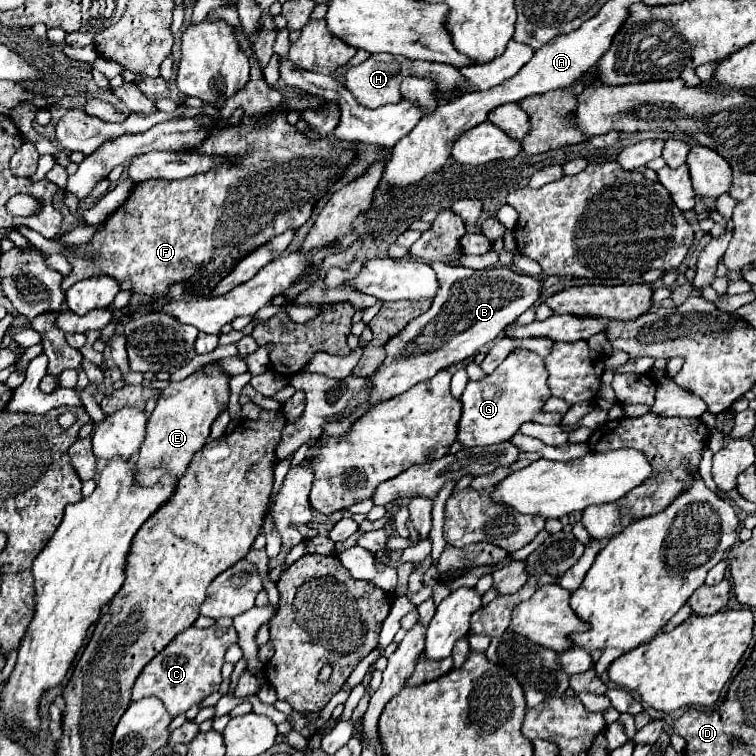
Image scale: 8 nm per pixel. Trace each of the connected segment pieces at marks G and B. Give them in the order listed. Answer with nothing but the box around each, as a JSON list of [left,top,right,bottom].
[[459,349,561,447],[371,263,541,403]]

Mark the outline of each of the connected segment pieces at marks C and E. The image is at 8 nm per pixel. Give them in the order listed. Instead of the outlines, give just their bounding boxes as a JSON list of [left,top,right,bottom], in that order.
[[133,625,237,717],[137,361,229,485]]

